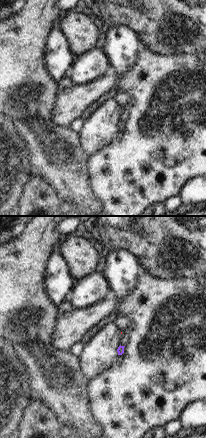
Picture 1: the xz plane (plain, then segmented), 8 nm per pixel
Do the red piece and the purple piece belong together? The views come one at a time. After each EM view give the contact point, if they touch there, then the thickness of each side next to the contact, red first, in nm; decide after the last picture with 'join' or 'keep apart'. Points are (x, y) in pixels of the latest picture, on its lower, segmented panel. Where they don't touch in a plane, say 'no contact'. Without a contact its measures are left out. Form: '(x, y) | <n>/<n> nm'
no contact

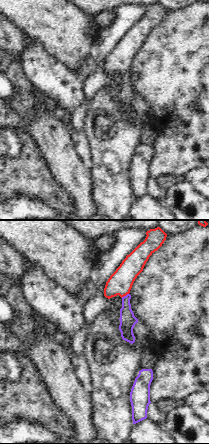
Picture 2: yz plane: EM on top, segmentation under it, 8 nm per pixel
(124, 295) | 190/130 nm

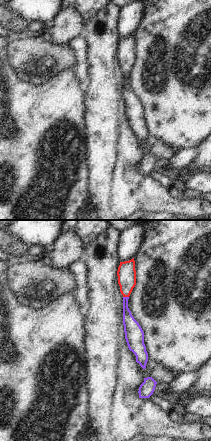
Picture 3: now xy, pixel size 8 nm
(126, 296) | 150/120 nm

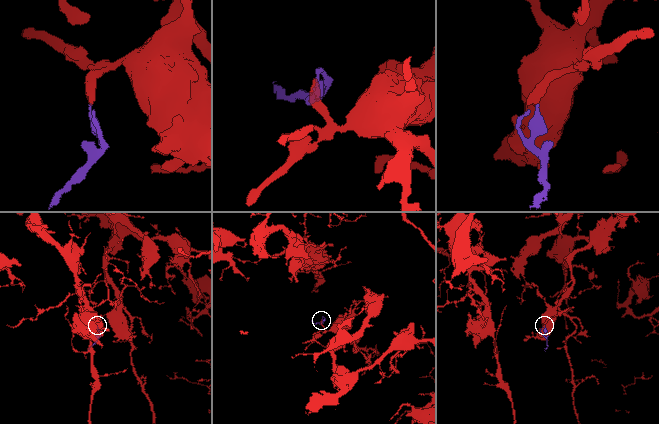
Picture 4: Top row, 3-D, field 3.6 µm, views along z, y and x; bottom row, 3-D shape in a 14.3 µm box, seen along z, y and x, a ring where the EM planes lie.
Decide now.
join

